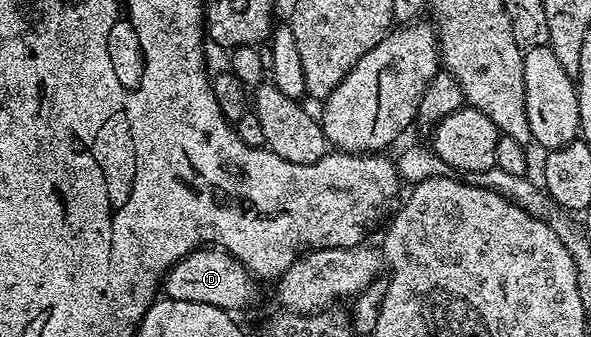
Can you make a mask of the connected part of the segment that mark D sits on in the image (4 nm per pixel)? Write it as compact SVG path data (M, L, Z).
M203 246L198 251L176 262L167 272L164 292L171 300L200 302L238 314L241 308L250 308L258 300L259 281L235 256L214 246Z

